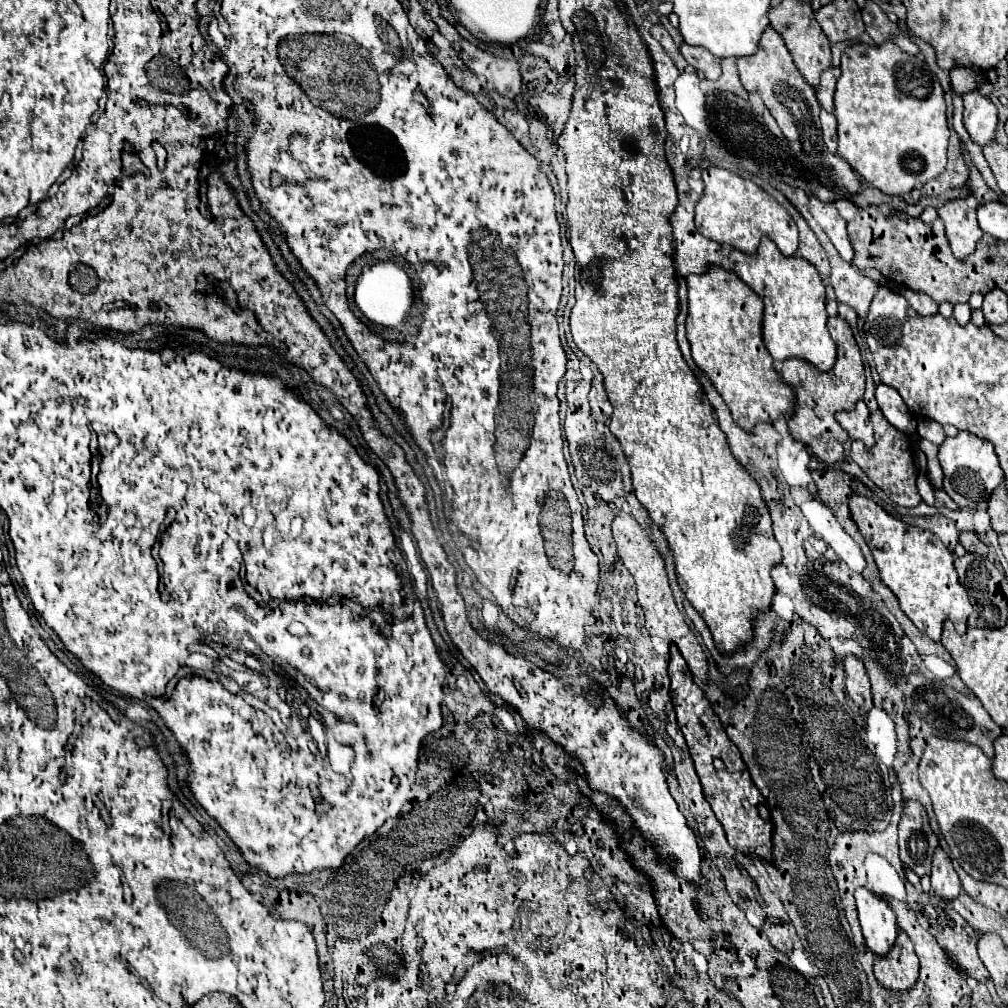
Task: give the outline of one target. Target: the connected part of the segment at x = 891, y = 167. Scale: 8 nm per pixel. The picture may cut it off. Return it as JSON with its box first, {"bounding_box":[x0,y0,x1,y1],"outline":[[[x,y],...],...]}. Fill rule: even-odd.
{"bounding_box":[834,43,948,195],"outline":[[[856,43],[842,53],[842,75],[834,93],[834,115],[838,119],[838,153],[852,165],[862,179],[886,195],[904,195],[914,187],[924,187],[946,167],[948,123],[946,101],[938,77],[916,55],[904,53],[894,43],[882,47]]]}

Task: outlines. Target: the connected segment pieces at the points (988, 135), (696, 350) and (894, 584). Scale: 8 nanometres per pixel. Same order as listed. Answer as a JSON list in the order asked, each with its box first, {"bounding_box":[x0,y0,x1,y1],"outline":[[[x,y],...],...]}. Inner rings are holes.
[{"bounding_box":[964,91,996,147],"outline":[[[978,91],[964,95],[964,127],[972,143],[986,147],[996,137],[996,107],[988,97],[982,97]]]},{"bounding_box":[686,267,794,429],"outline":[[[710,267],[700,275],[690,275],[686,333],[696,365],[712,379],[742,429],[752,429],[758,421],[772,423],[794,409],[794,391],[784,385],[774,369],[772,357],[762,343],[762,299],[736,273],[724,267]]]},{"bounding_box":[850,493,972,641],"outline":[[[854,493],[850,497],[850,509],[854,523],[858,525],[858,531],[872,549],[882,581],[898,597],[900,609],[908,615],[908,619],[934,641],[940,641],[942,623],[946,619],[950,619],[956,631],[964,635],[966,619],[972,611],[972,605],[966,589],[962,589],[958,581],[954,569],[954,555],[942,545],[942,541],[936,539],[930,531],[894,519],[868,497]]]}]

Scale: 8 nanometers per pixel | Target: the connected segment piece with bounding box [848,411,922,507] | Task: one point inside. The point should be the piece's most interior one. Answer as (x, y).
(889, 464)

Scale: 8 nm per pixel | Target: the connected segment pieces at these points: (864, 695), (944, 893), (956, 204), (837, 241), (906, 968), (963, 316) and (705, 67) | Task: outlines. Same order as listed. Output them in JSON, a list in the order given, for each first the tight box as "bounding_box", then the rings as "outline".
[{"bounding_box":[844,657,872,713],"outline":[[[846,657],[844,671],[846,671],[848,697],[854,701],[854,705],[858,705],[862,713],[868,713],[872,709],[872,693],[862,661],[858,661],[856,657]]]},{"bounding_box":[932,847,960,901],"outline":[[[938,847],[934,853],[934,861],[932,861],[932,889],[938,897],[946,899],[946,901],[954,901],[960,893],[960,879],[958,873],[952,867],[950,857]]]},{"bounding_box":[938,199,982,261],"outline":[[[954,199],[938,209],[938,217],[946,225],[946,237],[954,257],[962,261],[974,253],[976,243],[982,237],[982,229],[976,221],[976,209],[972,209],[964,199]]]},{"bounding_box":[810,197,854,263],"outline":[[[810,197],[810,215],[818,221],[822,231],[830,237],[830,241],[836,247],[836,251],[840,253],[840,257],[850,263],[854,257],[854,251],[852,251],[852,245],[846,235],[846,221],[836,211],[836,207],[832,203],[824,203],[816,197]]]},{"bounding_box":[874,933,918,991],"outline":[[[898,933],[898,939],[886,959],[874,961],[876,981],[890,991],[912,989],[918,981],[918,957],[906,933]]]},{"bounding_box":[954,303,970,325],"outline":[[[958,303],[954,305],[954,319],[960,323],[960,325],[966,325],[970,321],[970,307],[968,303]]]},{"bounding_box":[680,43,720,79],"outline":[[[680,43],[680,53],[692,67],[702,71],[706,79],[718,79],[720,77],[720,63],[710,51],[706,51],[702,47],[692,47],[688,43]]]}]

